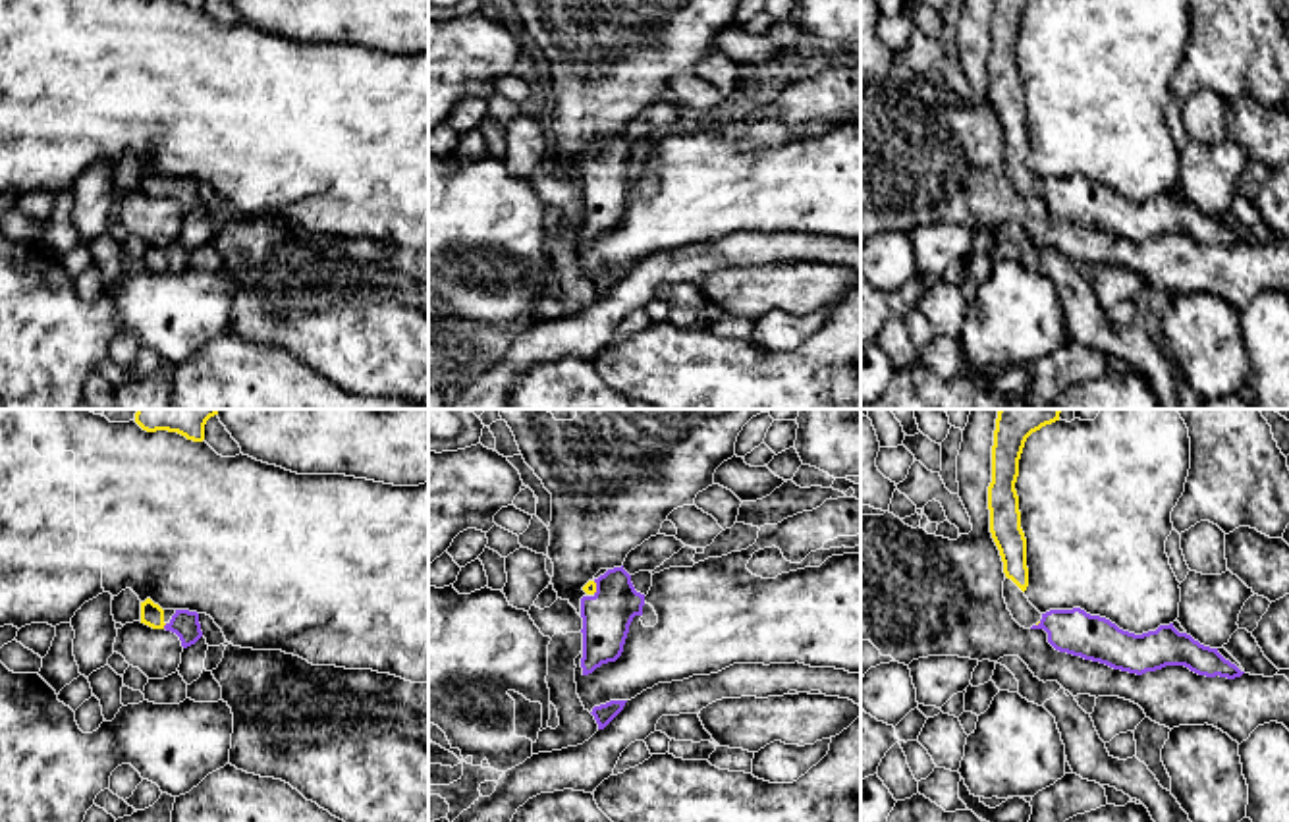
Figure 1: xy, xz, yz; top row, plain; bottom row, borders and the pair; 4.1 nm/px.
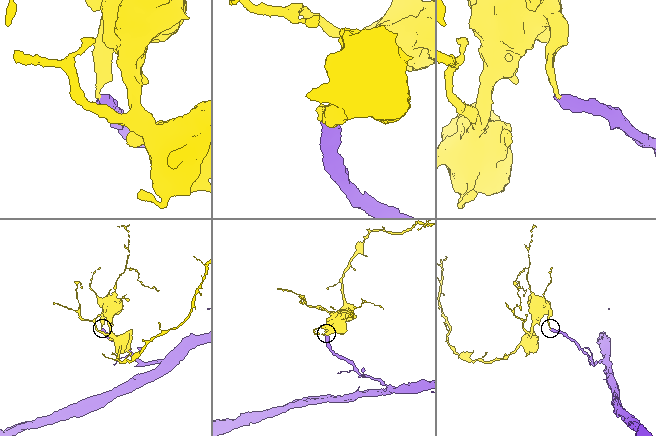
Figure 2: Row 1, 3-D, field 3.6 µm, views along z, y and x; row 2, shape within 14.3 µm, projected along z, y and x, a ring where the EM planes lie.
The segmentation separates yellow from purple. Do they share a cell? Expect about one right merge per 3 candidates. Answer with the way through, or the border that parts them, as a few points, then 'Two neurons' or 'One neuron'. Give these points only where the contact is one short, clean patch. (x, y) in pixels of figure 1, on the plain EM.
Path across: xy (151, 182), (164, 191), (184, 191). One neuron

